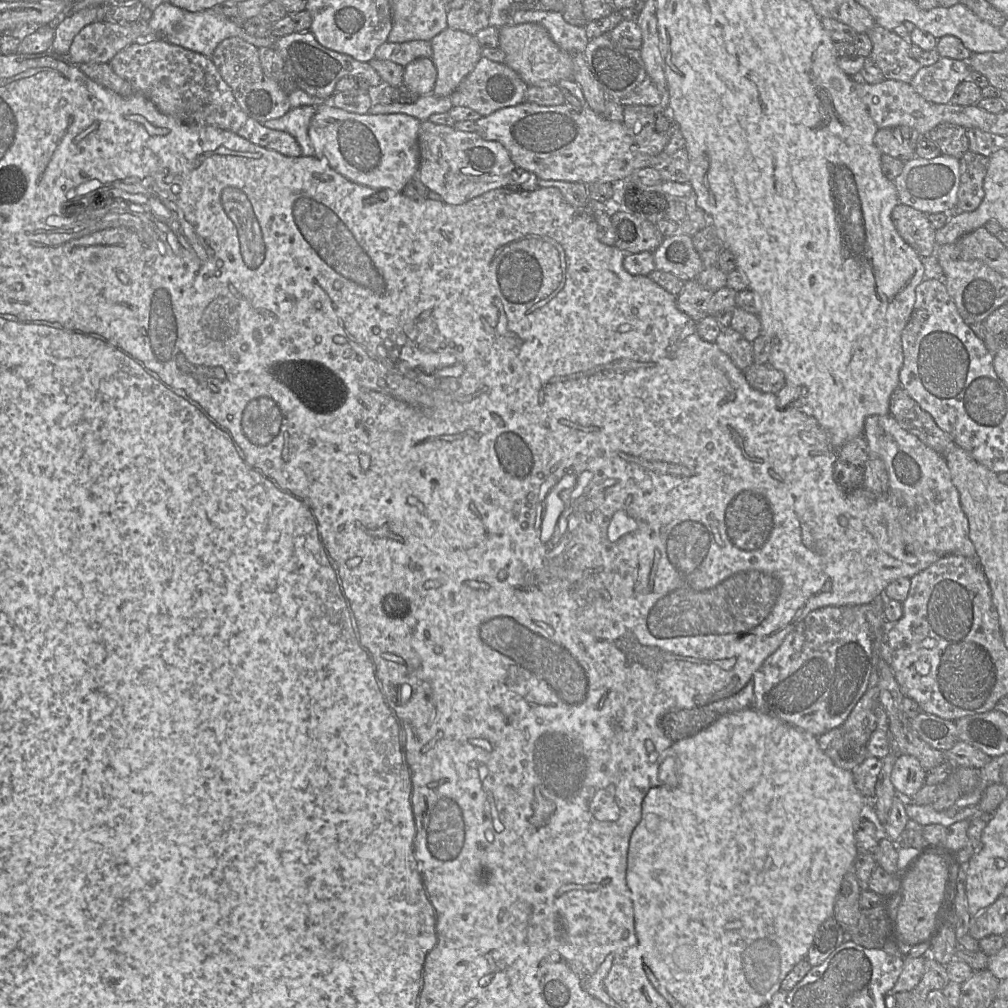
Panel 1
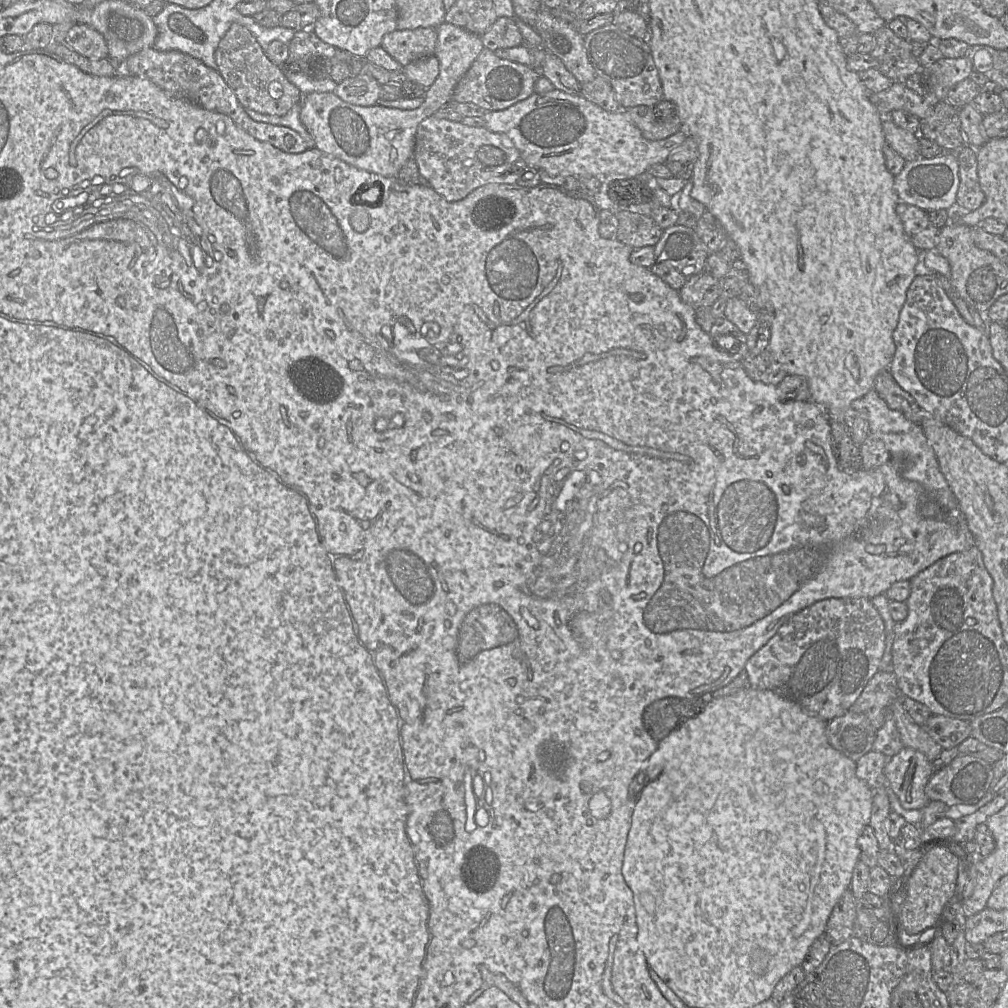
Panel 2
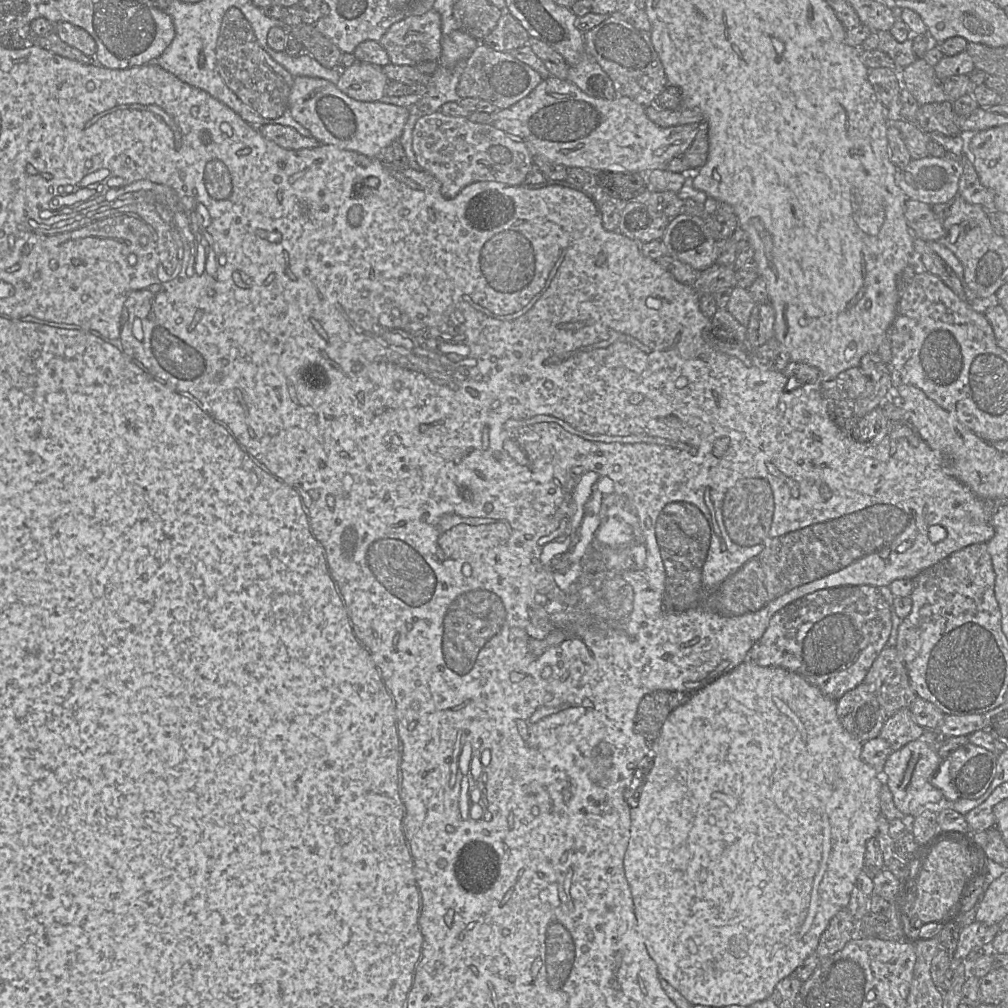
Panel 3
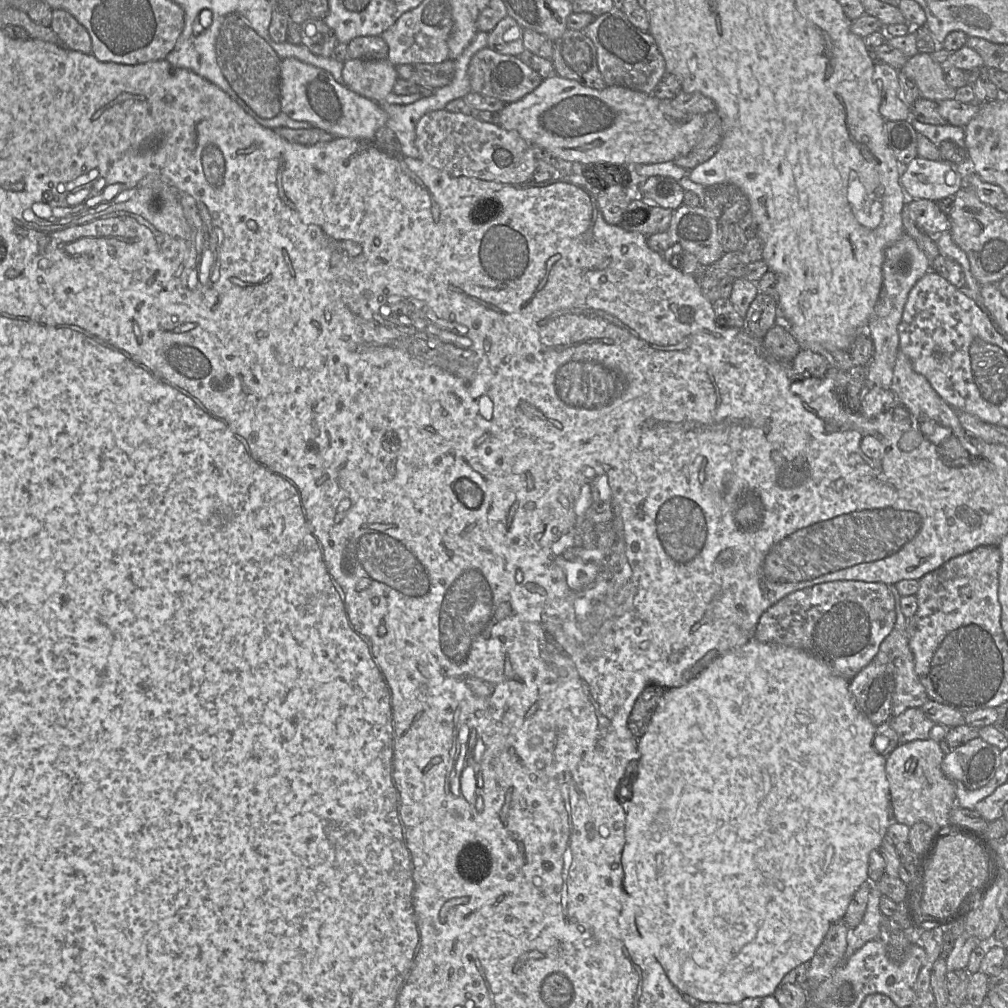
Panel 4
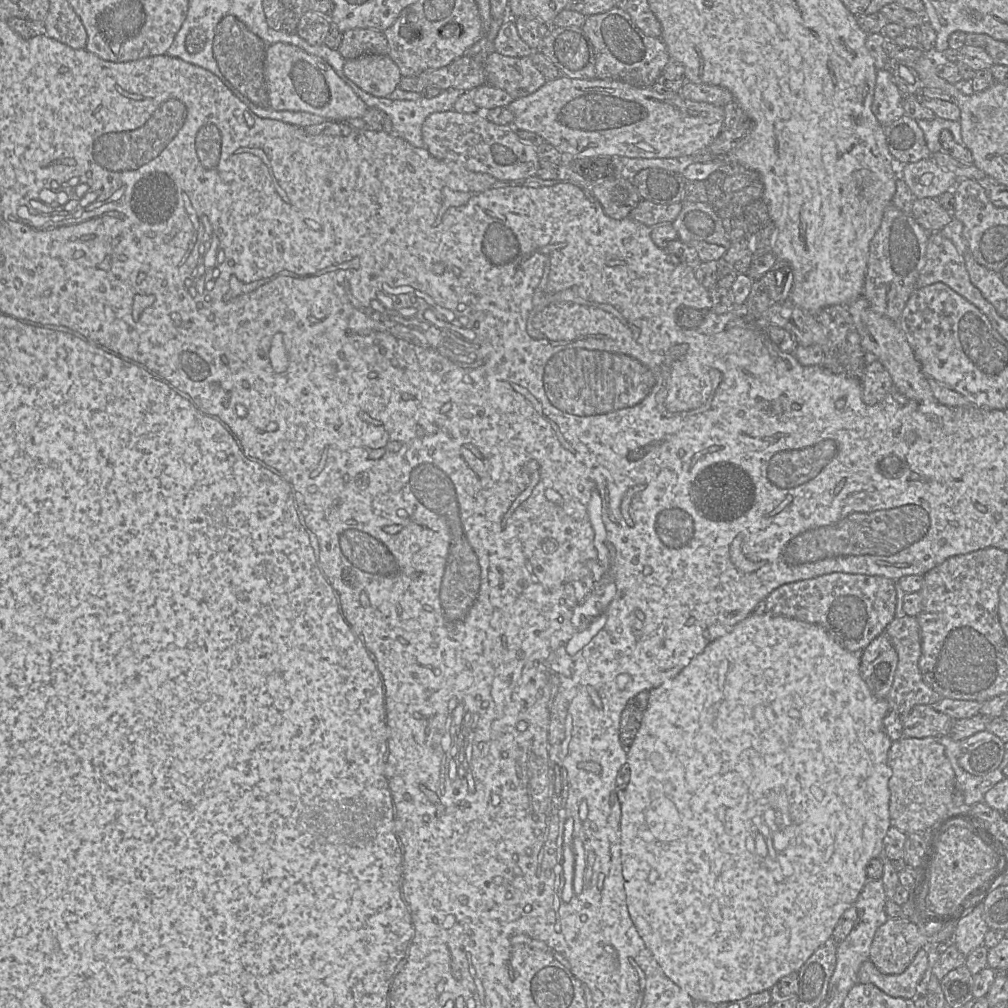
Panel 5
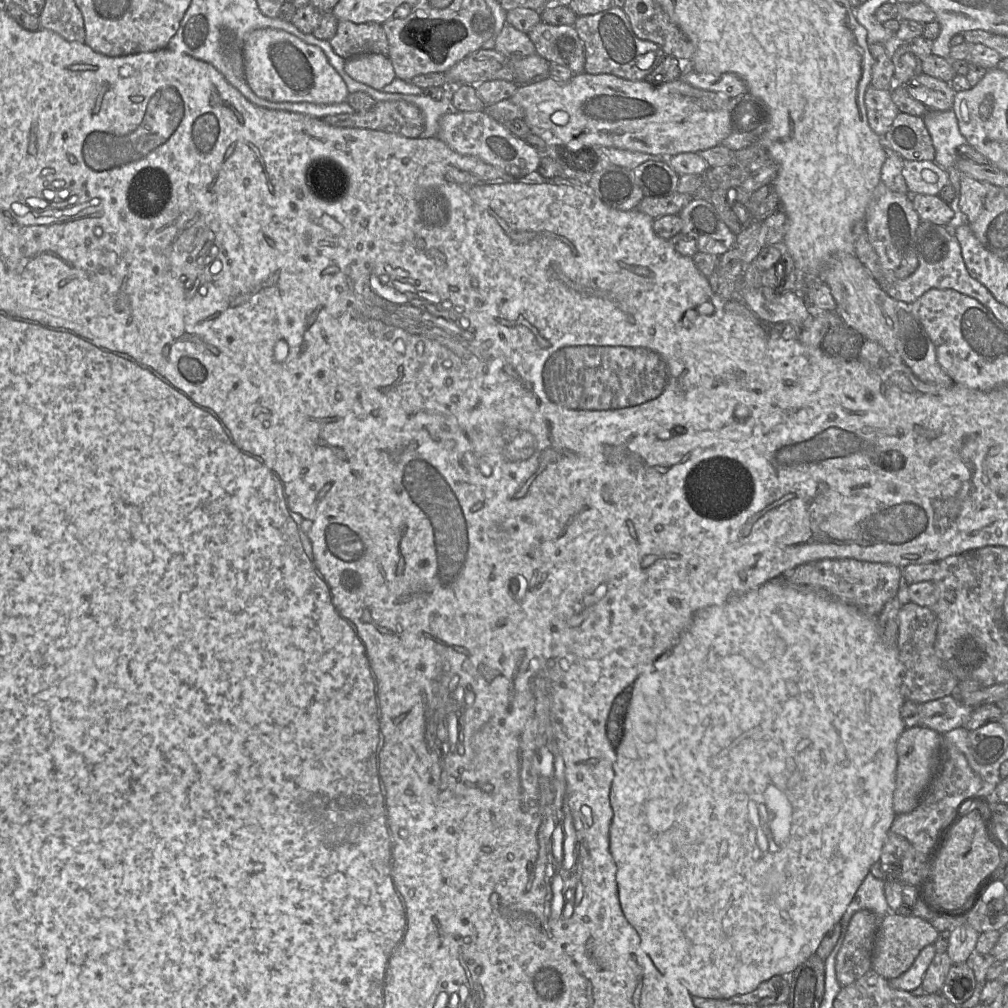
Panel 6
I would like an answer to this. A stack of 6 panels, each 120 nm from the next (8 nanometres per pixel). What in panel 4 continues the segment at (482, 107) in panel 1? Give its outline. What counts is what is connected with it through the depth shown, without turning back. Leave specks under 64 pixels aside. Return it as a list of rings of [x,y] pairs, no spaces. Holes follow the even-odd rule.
[[[485,47],[471,58],[468,69],[471,91],[483,96],[496,98],[505,104],[522,99],[536,89],[543,81],[539,73],[526,65],[519,57],[500,54]]]

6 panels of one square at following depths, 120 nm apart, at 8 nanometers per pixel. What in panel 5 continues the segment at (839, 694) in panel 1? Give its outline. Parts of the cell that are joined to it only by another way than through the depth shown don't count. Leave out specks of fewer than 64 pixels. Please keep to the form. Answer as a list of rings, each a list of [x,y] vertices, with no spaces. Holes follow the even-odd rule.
[[[834,572],[782,585],[760,606],[763,613],[817,625],[846,650],[862,653],[895,618],[895,581],[882,576]]]

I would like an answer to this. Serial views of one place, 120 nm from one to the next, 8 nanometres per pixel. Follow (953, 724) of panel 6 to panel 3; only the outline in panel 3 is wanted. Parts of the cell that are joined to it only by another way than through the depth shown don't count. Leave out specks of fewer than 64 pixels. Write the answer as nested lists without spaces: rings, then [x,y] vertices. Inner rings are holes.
[[[902,708],[886,720],[879,736],[888,742],[894,752],[905,746],[907,743],[920,738],[924,731],[925,728],[916,722],[915,716],[911,710],[909,708]]]

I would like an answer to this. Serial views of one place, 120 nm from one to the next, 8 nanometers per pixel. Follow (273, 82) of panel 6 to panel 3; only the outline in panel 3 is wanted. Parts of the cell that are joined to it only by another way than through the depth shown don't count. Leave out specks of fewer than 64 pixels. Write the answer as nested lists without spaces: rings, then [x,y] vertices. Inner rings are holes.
[[[306,76],[294,77],[288,109],[320,145],[334,145],[369,157],[380,157],[387,146],[399,141],[409,117],[407,107],[355,100],[328,80]]]

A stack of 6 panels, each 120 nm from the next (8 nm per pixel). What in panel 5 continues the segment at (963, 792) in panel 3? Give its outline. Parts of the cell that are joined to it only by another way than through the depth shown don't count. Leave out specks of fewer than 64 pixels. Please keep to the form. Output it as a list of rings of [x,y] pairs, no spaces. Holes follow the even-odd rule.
[[[988,730],[958,742],[960,743],[958,763],[972,775],[986,775],[997,769],[1002,762],[1005,743]]]

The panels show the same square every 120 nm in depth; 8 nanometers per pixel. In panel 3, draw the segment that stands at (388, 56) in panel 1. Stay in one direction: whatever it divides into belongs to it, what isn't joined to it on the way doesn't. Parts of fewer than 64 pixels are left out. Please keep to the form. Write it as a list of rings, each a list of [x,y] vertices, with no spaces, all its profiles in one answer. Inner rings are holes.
[[[433,8],[422,15],[408,15],[394,23],[381,37],[380,43],[395,65],[417,66],[422,62],[439,61],[442,51],[441,16]]]

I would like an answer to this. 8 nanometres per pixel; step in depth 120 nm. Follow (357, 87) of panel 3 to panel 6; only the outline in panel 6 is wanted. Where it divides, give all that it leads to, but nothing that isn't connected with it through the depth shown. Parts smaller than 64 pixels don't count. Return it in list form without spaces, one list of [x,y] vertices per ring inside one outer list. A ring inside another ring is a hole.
[[[363,54],[347,59],[344,69],[354,80],[381,91],[396,78],[391,60],[382,54]]]

